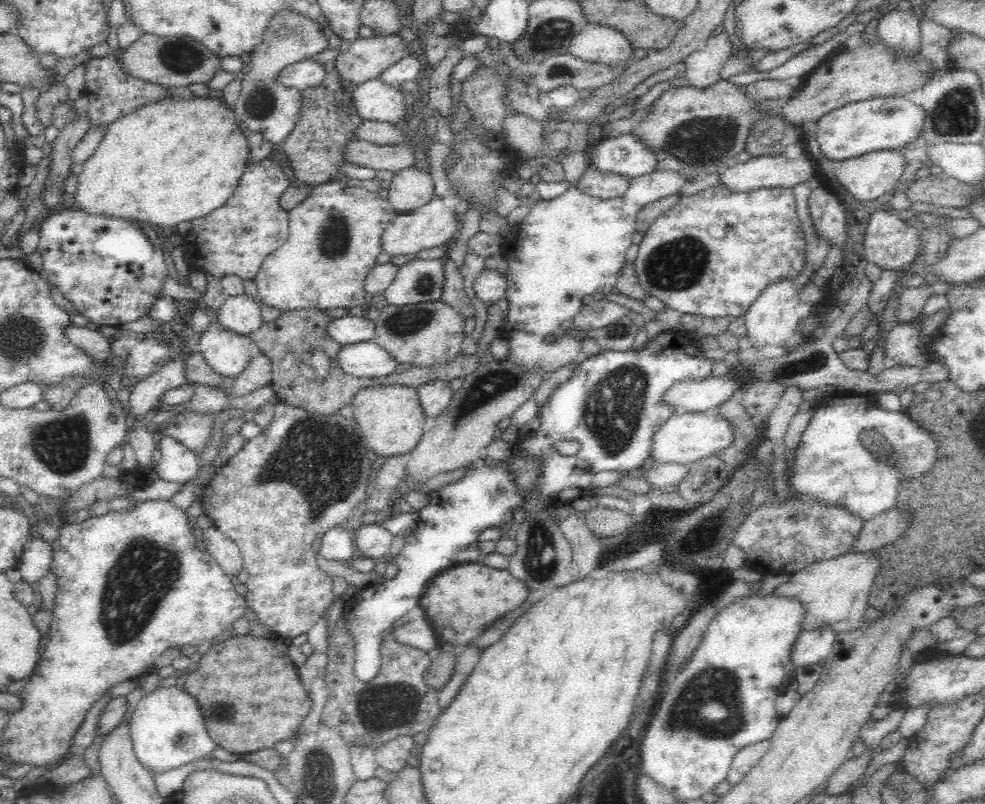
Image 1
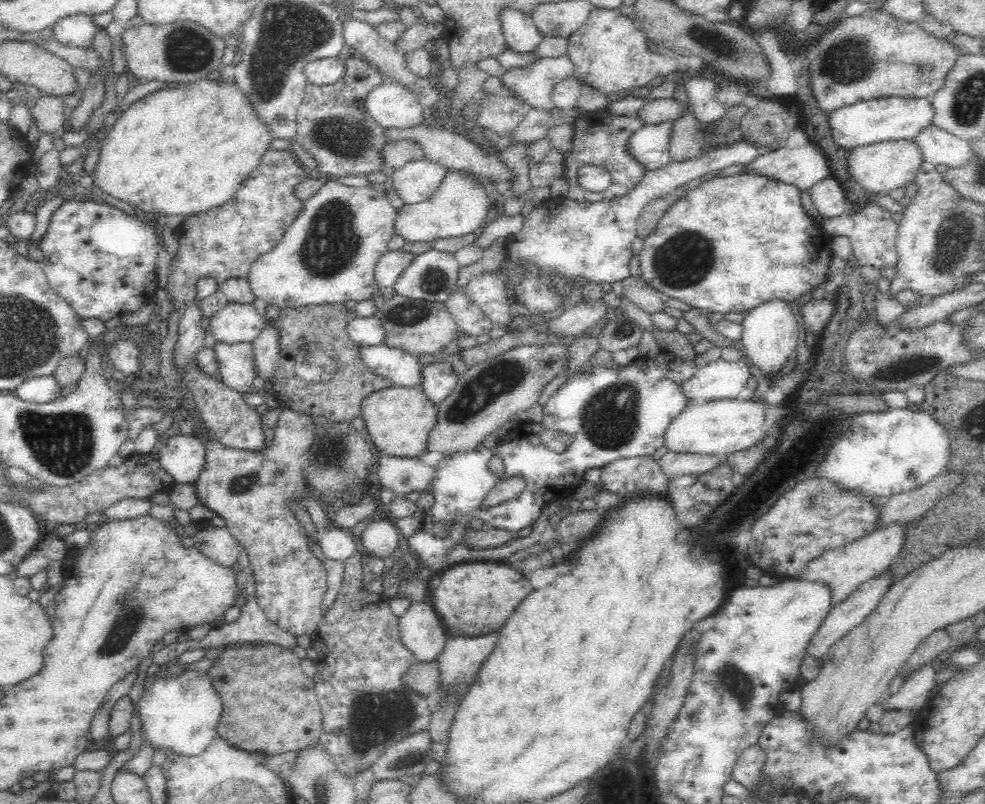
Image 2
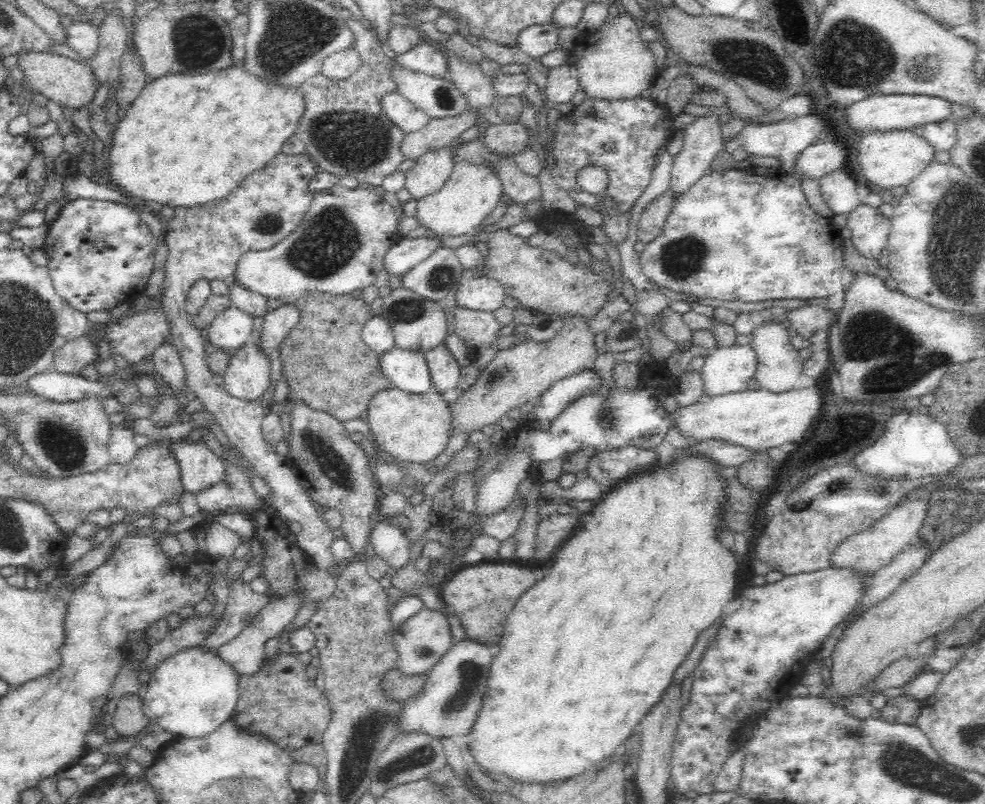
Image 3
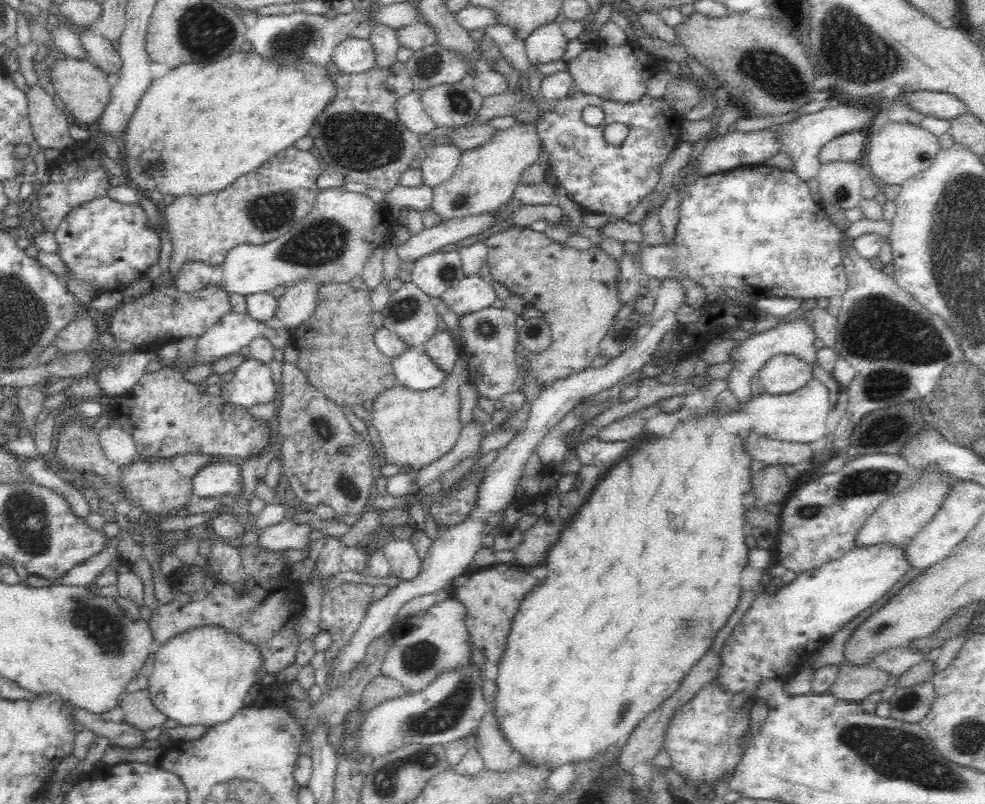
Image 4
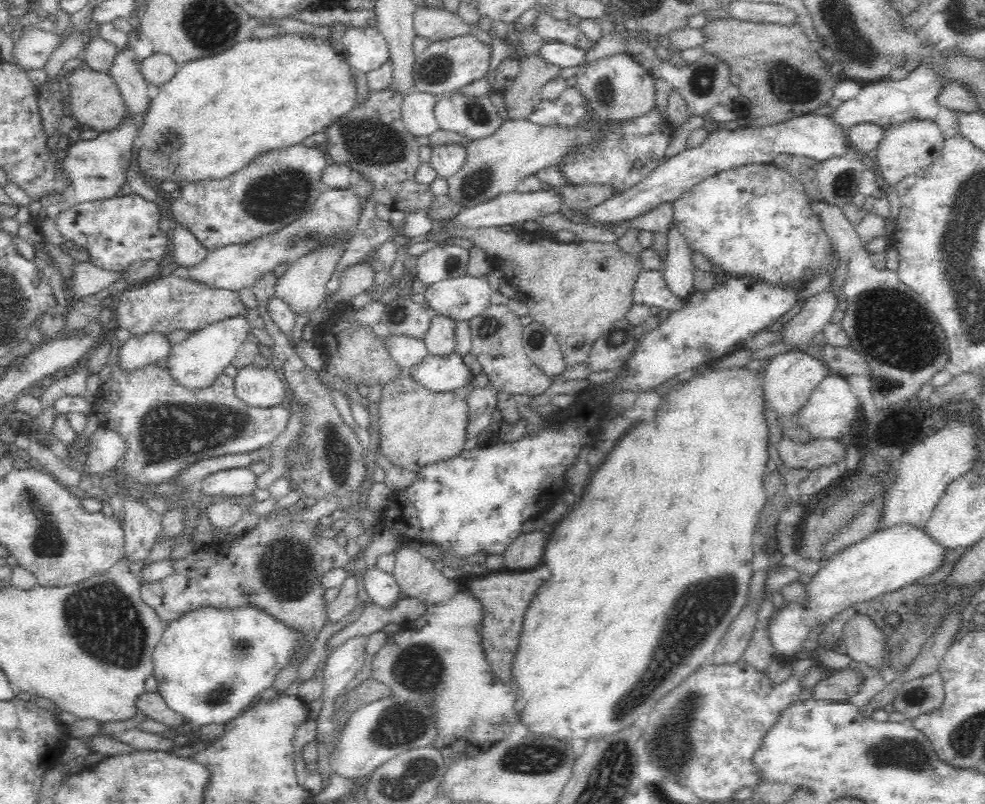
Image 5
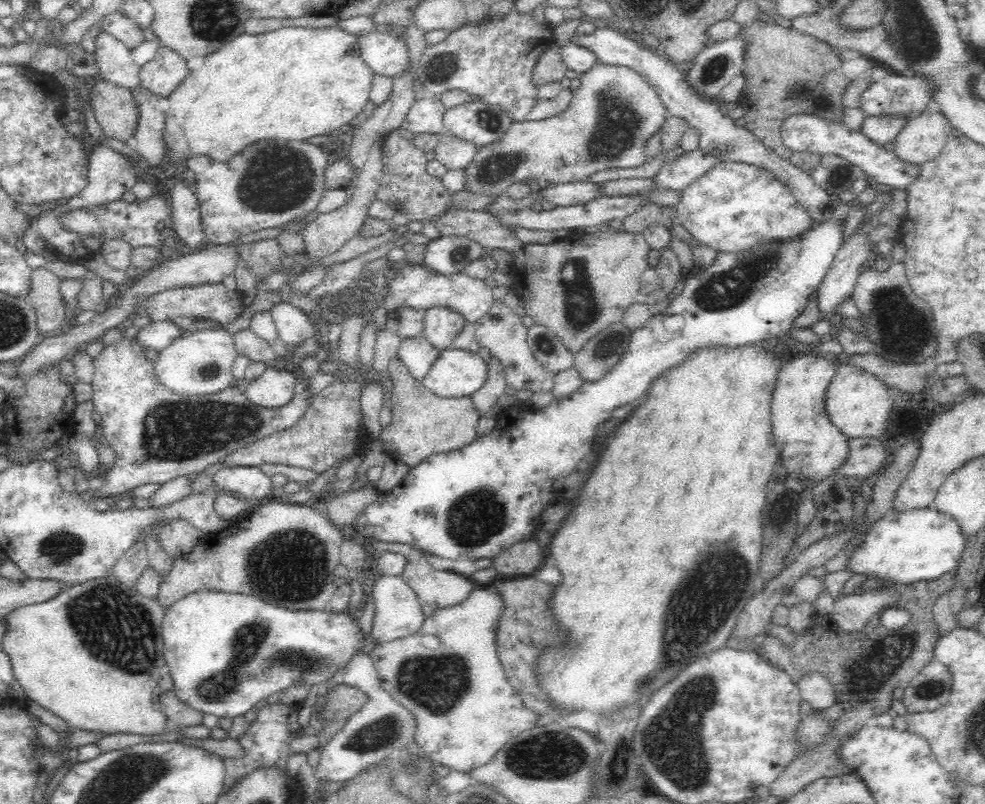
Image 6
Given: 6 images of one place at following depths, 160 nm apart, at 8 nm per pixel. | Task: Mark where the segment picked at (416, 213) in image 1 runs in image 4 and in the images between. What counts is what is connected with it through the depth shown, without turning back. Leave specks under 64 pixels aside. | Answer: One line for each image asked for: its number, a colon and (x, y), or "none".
2: (459, 206)
3: (473, 190)
4: (485, 179)

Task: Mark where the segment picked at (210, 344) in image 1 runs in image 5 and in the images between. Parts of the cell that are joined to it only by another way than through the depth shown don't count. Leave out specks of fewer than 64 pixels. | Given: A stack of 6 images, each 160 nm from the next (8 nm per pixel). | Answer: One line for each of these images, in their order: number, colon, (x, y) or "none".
2: (236, 364)
3: (247, 377)
4: (251, 383)
5: (264, 387)

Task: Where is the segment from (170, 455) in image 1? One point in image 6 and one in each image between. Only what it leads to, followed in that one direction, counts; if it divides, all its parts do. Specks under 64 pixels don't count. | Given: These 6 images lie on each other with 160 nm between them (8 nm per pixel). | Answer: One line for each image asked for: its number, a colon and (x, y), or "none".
2: (182, 456)
3: (200, 467)
4: (221, 478)
5: (231, 482)
6: (249, 481)

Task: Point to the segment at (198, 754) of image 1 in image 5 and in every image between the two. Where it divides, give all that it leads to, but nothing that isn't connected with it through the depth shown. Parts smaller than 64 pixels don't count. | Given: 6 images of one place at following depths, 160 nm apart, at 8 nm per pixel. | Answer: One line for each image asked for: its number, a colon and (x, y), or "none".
2: (180, 714)
3: (190, 694)
4: (202, 676)
5: (210, 663)

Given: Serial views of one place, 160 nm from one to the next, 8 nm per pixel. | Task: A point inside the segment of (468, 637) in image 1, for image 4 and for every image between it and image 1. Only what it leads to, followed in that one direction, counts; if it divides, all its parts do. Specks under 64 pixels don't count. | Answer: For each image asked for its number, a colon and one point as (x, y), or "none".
2: (473, 599)
3: (483, 595)
4: (492, 596)

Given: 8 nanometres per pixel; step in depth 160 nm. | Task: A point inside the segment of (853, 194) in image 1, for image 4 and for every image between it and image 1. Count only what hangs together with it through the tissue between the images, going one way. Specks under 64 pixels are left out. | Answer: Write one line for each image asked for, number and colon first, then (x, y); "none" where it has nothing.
2: (879, 168)
3: (890, 159)
4: (899, 151)

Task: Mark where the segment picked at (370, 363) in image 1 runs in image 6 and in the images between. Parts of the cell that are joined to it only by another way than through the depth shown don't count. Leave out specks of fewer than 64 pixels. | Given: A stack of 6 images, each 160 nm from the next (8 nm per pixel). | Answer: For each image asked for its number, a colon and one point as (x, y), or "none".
2: (403, 370)
3: (408, 370)
4: (413, 368)
5: (449, 373)
6: (455, 373)

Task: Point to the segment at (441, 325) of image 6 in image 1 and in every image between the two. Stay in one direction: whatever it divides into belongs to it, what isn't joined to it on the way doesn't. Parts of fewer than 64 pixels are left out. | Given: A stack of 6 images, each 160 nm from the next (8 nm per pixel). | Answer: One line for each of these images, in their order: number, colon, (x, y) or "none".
1: (434, 397)
2: (438, 380)
3: (445, 373)
4: (441, 348)
5: (440, 337)

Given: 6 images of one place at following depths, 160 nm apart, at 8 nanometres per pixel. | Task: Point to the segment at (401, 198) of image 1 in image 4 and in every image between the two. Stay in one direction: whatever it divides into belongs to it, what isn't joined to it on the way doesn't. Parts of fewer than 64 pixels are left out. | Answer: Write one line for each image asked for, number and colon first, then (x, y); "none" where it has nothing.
2: (416, 181)
3: (429, 172)
4: (441, 161)

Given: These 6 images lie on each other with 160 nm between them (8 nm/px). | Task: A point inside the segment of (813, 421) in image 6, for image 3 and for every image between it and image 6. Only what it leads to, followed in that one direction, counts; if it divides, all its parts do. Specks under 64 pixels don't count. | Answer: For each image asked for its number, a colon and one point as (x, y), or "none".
3: (778, 365)
4: (782, 374)
5: (788, 379)

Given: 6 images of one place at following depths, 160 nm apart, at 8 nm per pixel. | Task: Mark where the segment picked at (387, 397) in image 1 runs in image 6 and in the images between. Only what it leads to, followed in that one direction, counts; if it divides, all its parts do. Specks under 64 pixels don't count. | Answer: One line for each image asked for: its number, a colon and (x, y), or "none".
2: (398, 420)
3: (411, 427)
4: (415, 428)
5: (417, 426)
6: (422, 423)

